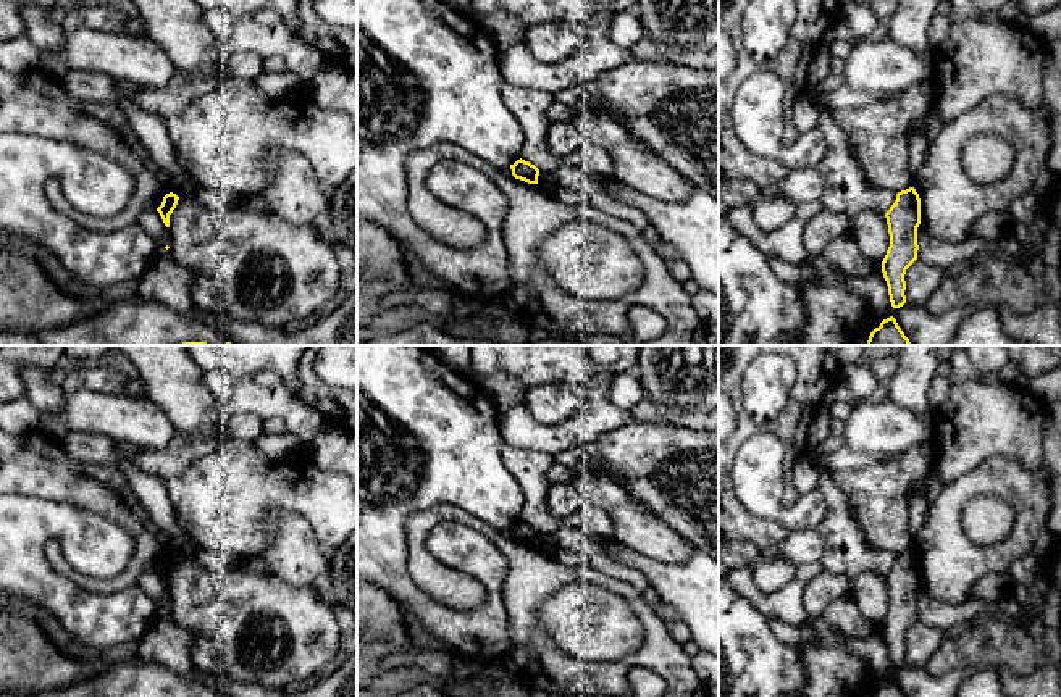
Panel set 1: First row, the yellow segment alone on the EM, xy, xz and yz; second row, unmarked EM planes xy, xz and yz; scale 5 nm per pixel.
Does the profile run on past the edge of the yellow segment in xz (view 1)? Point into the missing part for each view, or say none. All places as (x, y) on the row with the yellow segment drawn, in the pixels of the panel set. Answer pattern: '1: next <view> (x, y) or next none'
1: next none

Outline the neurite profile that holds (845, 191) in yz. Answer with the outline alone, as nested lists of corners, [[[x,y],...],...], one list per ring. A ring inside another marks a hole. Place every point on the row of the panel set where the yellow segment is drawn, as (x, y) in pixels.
[[[820,108],[817,126],[827,142],[827,152],[819,165],[824,181],[820,203],[833,213],[846,213],[849,218],[866,211],[887,213],[896,200],[895,190],[870,187],[856,158],[849,153],[848,137],[835,123],[830,110]]]

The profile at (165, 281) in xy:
[[[155,258],[139,279],[139,294],[165,303],[184,318],[195,319],[195,305],[189,298],[194,278],[194,273],[173,258]]]

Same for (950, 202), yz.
[[[1001,94],[943,123],[914,184],[929,234],[961,242],[985,213],[1008,211],[1016,198],[1032,192],[1058,192],[1061,184],[1048,181],[1051,145],[1050,119]],[[975,134],[998,134],[1014,148],[1016,158],[1006,179],[980,186],[967,177],[962,148]]]

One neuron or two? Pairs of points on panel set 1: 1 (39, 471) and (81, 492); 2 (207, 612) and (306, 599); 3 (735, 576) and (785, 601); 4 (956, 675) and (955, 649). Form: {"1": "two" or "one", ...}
{"1": "one", "2": "one", "3": "one", "4": "two"}

